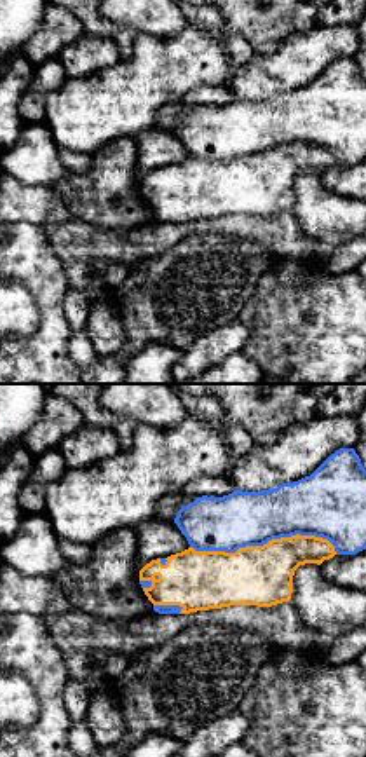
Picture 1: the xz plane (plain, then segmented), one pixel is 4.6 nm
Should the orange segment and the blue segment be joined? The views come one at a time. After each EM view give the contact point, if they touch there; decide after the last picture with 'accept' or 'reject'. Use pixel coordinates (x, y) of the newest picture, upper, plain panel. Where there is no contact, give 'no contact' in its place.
contact (265, 154)

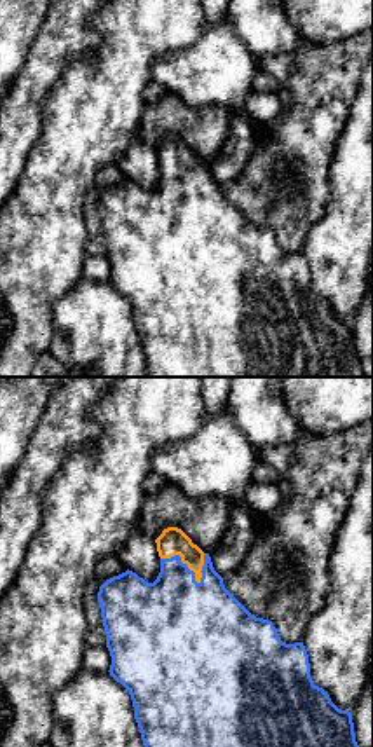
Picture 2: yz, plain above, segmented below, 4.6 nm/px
contact (183, 171)

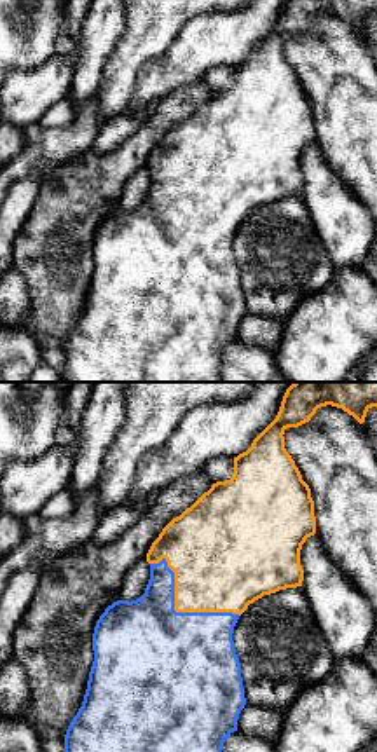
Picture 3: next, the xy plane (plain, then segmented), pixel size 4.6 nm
contact (177, 220)

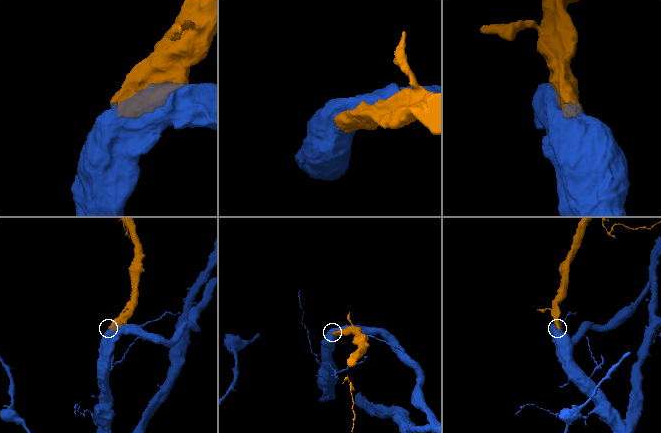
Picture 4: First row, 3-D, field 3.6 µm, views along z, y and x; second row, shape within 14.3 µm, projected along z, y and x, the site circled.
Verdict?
accept

